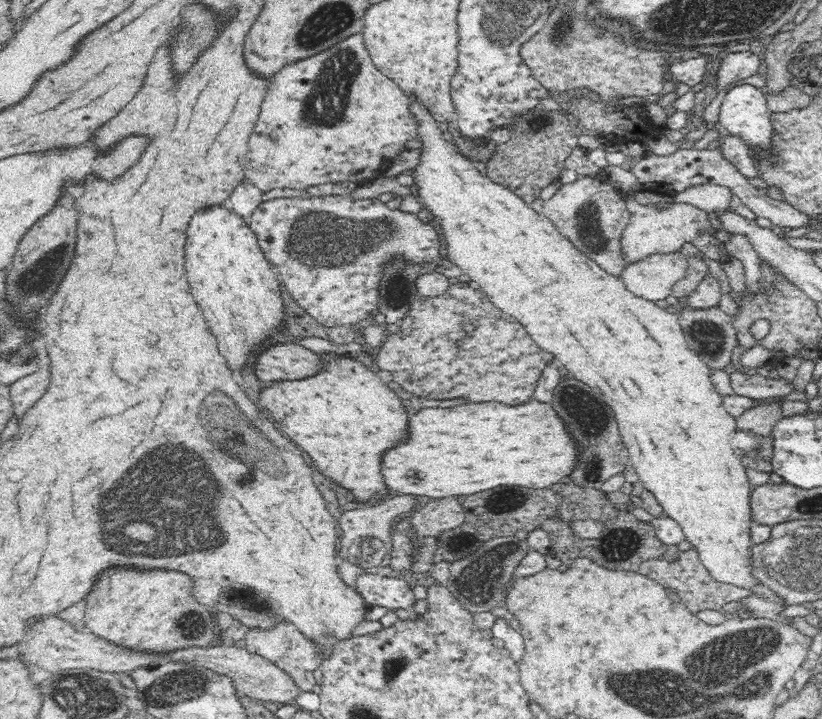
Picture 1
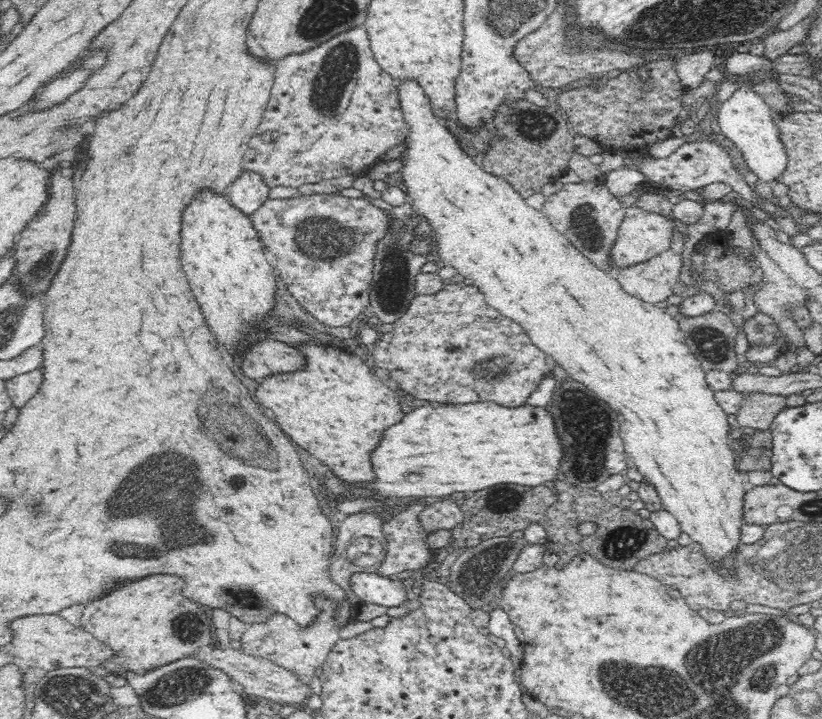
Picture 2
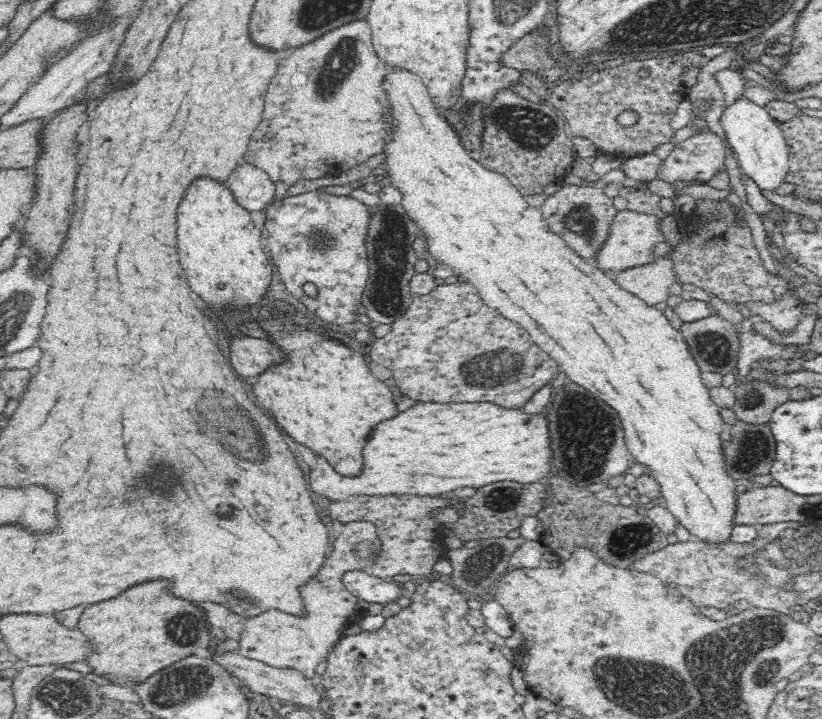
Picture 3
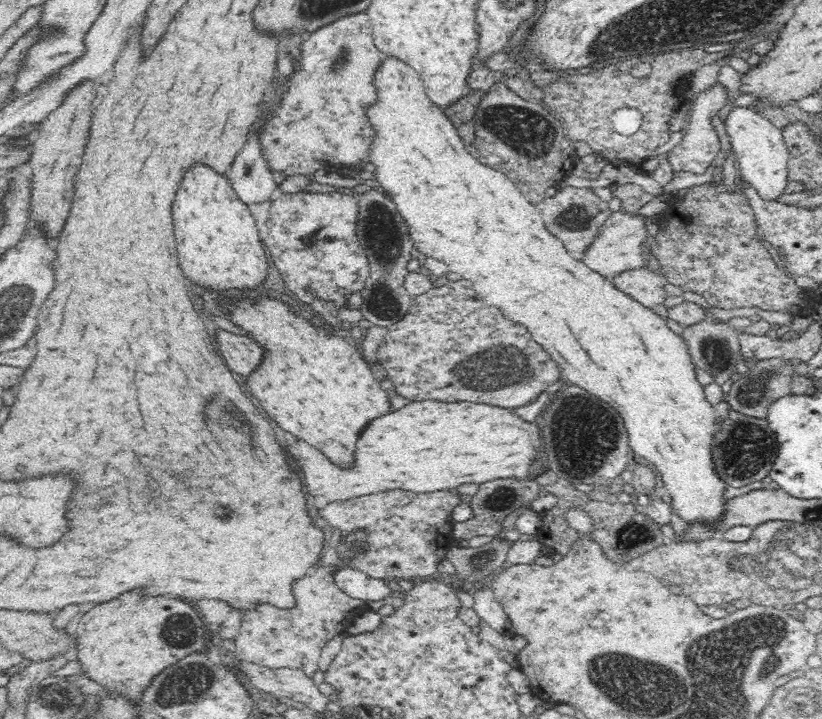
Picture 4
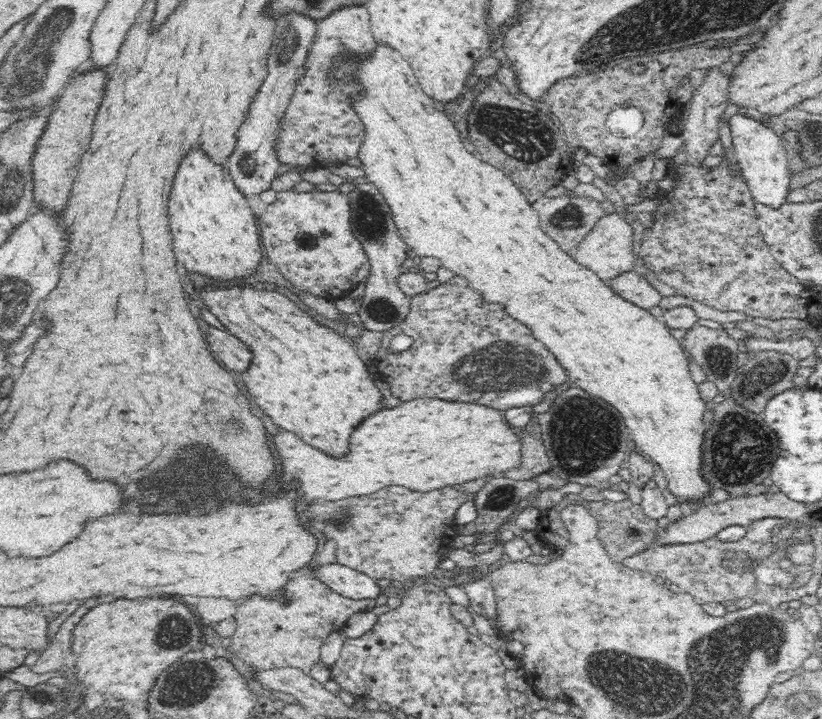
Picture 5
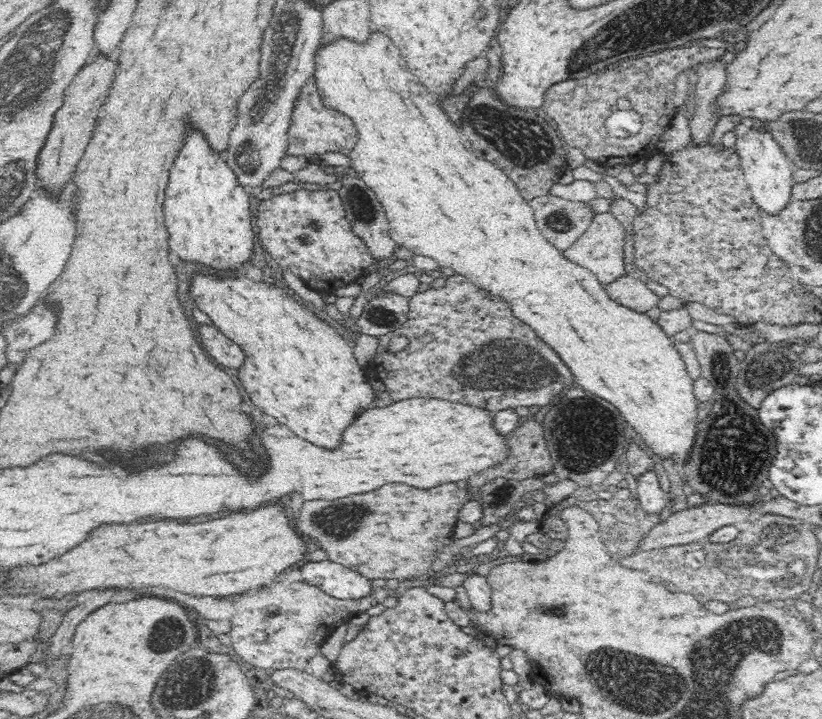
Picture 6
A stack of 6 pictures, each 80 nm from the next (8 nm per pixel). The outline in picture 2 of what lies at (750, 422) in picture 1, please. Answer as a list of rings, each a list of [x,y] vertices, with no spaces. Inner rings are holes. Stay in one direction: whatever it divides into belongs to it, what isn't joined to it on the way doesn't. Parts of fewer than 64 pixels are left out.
[[[762,392],[740,393],[739,408],[735,413],[740,427],[766,430],[776,412],[787,406],[787,397]]]

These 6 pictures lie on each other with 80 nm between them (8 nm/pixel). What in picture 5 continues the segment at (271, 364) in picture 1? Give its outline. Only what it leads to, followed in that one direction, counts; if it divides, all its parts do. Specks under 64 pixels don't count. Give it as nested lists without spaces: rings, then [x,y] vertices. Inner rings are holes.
[[[218,328],[206,330],[206,340],[214,356],[230,370],[244,372],[250,366],[250,348],[246,348],[238,338],[234,338],[228,332],[222,332]]]

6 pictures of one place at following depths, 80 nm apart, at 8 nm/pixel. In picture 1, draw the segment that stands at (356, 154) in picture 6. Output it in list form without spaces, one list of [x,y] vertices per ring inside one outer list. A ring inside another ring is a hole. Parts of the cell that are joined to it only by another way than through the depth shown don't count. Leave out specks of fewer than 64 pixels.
[[[410,100],[409,110],[412,117],[416,120],[418,126],[418,137],[416,140],[422,143],[420,148],[419,163],[412,168],[414,174],[413,192],[416,199],[422,203],[422,208],[426,208],[432,213],[434,217],[434,224],[437,226],[439,234],[444,237],[444,246],[447,247],[447,262],[456,265],[462,274],[466,274],[469,280],[478,284],[480,292],[488,298],[490,302],[498,308],[502,313],[514,316],[516,321],[526,326],[528,330],[528,337],[533,344],[552,355],[552,358],[558,361],[558,365],[564,366],[566,370],[572,370],[576,374],[576,380],[586,382],[588,386],[592,386],[594,390],[598,390],[604,398],[604,402],[612,404],[612,410],[616,414],[618,426],[620,426],[620,434],[622,434],[623,443],[628,448],[628,459],[632,462],[632,466],[638,474],[639,481],[646,490],[650,490],[654,494],[657,501],[661,504],[664,514],[670,518],[678,521],[682,527],[685,538],[690,542],[692,547],[699,552],[699,559],[707,569],[707,572],[712,575],[712,578],[728,585],[734,585],[739,588],[748,589],[752,591],[754,596],[746,598],[742,602],[748,608],[750,614],[745,617],[760,617],[770,618],[772,620],[780,621],[782,623],[789,623],[786,618],[780,617],[780,612],[785,609],[781,598],[776,593],[771,592],[766,585],[758,584],[758,579],[752,575],[752,559],[750,559],[750,526],[754,524],[752,517],[750,517],[750,486],[748,478],[744,473],[745,466],[740,462],[740,458],[734,454],[734,448],[730,446],[733,433],[738,429],[736,426],[736,419],[731,415],[722,404],[721,395],[715,390],[713,386],[712,370],[706,363],[698,356],[687,343],[686,335],[678,322],[678,313],[670,313],[666,309],[658,307],[655,302],[646,300],[645,298],[636,296],[626,287],[622,279],[617,276],[612,276],[606,272],[600,265],[596,264],[592,259],[587,258],[581,254],[578,249],[571,244],[569,240],[561,234],[561,232],[554,226],[551,220],[548,220],[541,212],[538,212],[525,201],[517,193],[510,191],[510,189],[492,181],[487,175],[480,174],[474,162],[468,160],[460,151],[454,142],[444,138],[444,130],[441,128],[441,123],[437,122],[430,111],[426,109],[426,105],[418,102],[418,100]]]

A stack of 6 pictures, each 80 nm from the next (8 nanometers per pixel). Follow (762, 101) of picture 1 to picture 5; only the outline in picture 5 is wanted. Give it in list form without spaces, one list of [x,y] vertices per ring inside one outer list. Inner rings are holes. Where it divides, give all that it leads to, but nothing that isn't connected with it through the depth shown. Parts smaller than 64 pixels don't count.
[[[737,114],[730,118],[735,166],[740,168],[743,181],[749,188],[756,203],[777,209],[787,202],[790,177],[789,158],[783,140],[776,136],[766,120],[753,120],[749,116]]]

